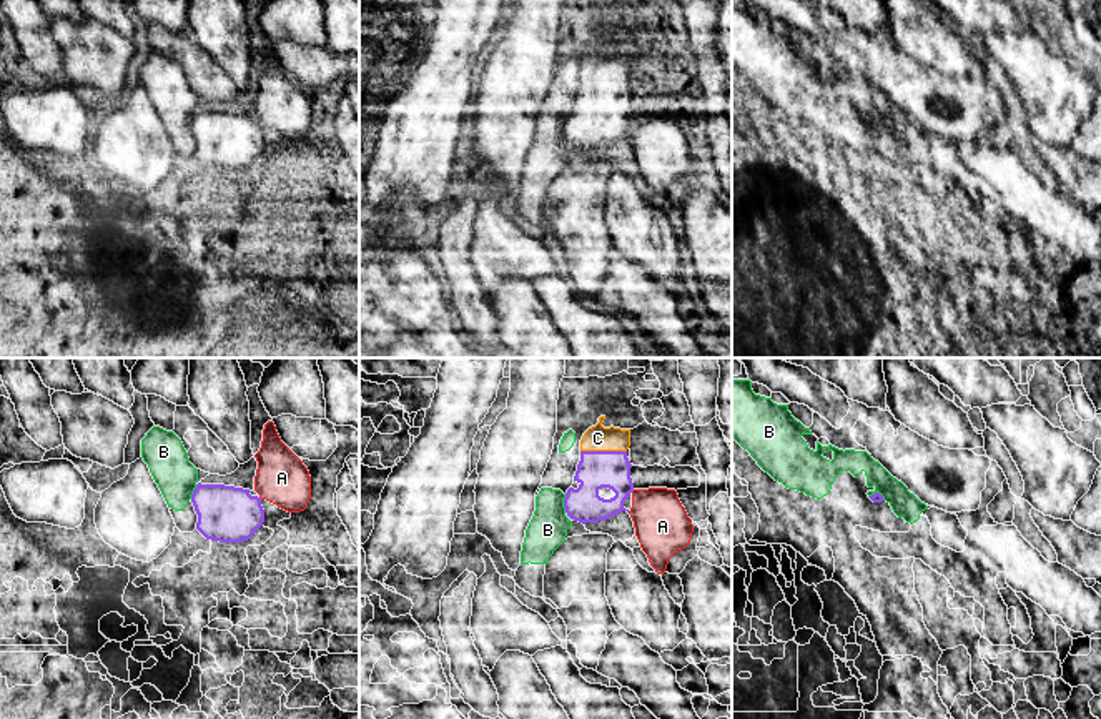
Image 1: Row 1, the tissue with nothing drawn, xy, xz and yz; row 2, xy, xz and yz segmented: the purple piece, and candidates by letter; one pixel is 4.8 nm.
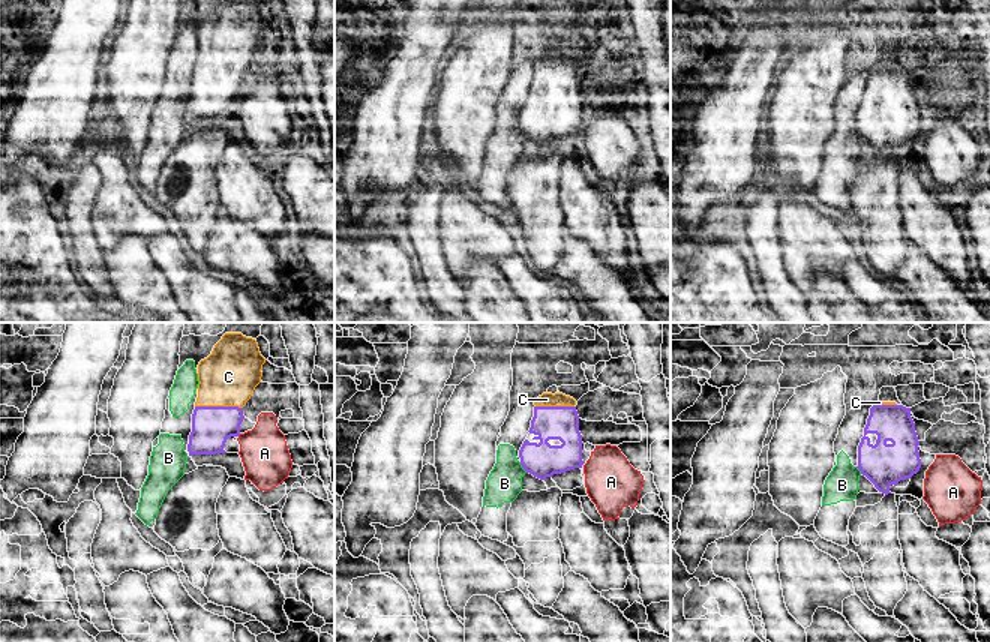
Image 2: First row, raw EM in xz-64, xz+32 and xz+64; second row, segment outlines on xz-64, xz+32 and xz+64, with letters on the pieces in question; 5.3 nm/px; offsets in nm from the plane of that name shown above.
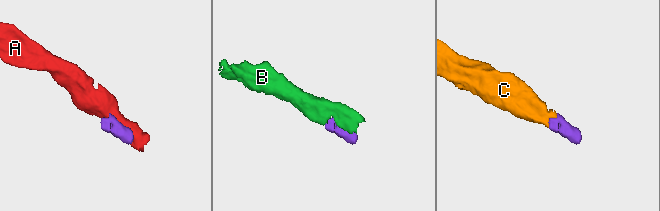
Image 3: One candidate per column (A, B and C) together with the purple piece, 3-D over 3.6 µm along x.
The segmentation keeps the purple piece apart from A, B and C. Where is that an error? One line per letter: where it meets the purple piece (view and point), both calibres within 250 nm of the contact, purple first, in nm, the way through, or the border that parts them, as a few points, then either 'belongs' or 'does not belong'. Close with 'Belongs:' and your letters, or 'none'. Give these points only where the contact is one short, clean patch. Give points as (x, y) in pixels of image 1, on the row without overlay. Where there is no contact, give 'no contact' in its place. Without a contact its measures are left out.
A: no contact | does not belong
B: xz (564, 130) | 190/190 nm | along xz (566, 122), (564, 138) | does not belong
C: xz (604, 79) | 190/130 nm | across xz (596, 97), (604, 89), (604, 79), (597, 65) | belongs
Belongs: C

